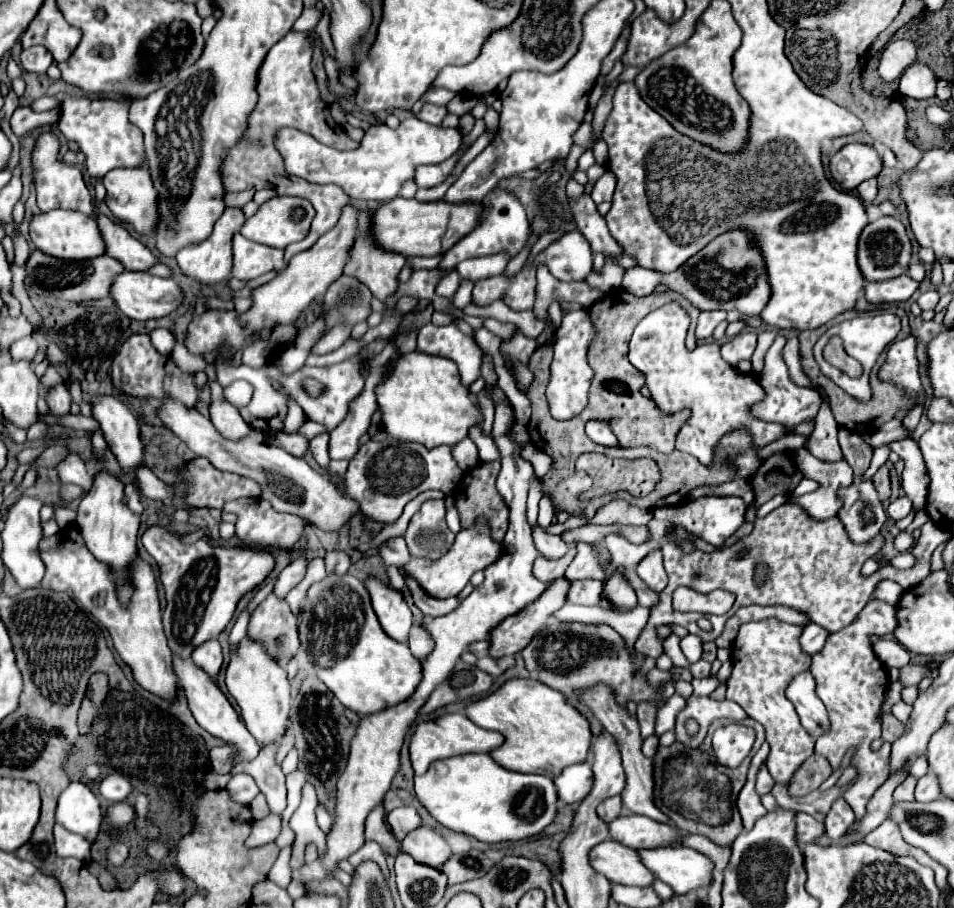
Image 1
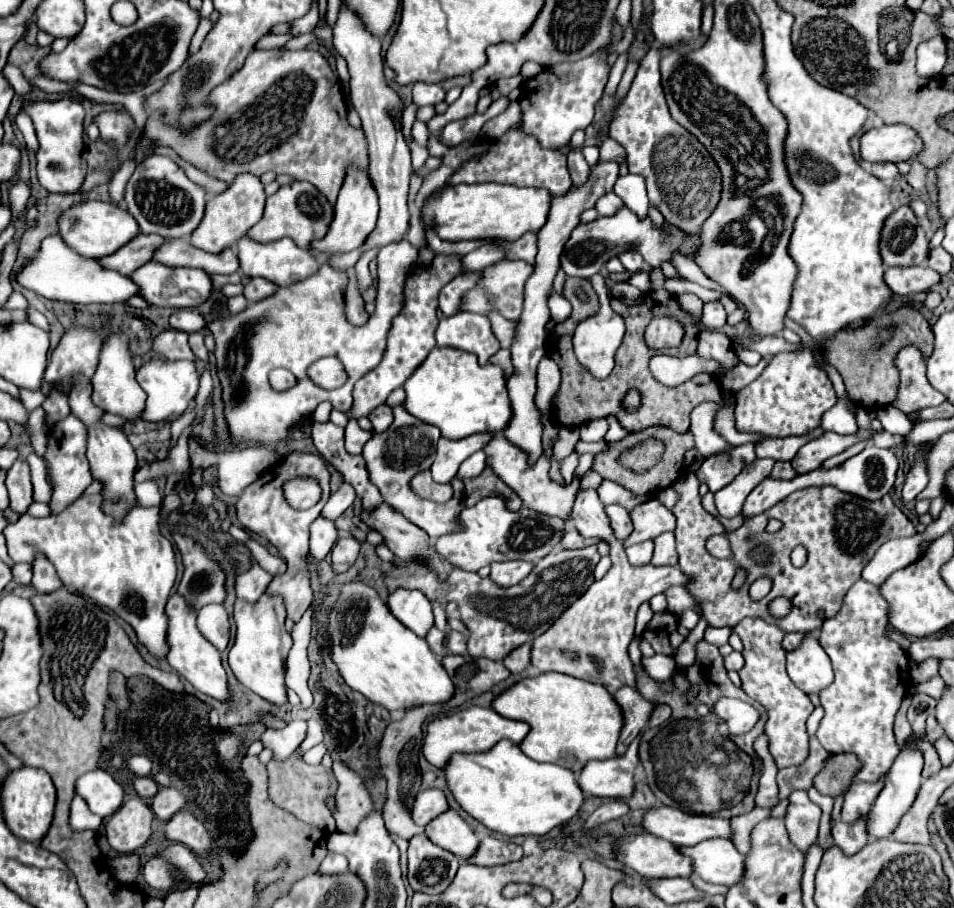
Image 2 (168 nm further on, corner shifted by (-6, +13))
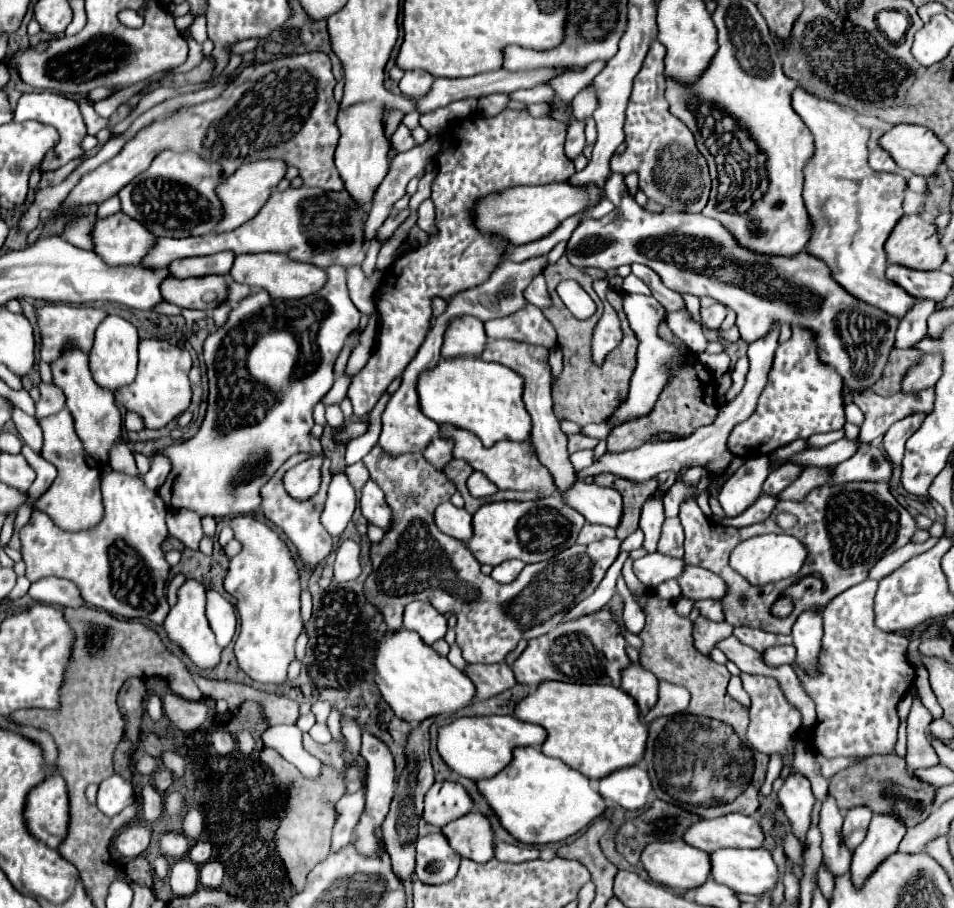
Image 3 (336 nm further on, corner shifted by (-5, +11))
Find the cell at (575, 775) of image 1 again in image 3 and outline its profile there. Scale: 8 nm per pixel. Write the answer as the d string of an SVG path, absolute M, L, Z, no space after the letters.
M642 765L618 769L598 781L598 793L604 801L612 801L624 809L640 809L646 805L652 783Z

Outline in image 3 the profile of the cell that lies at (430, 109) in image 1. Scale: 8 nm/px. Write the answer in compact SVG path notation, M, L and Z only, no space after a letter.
M418 69L406 71L406 75L400 81L400 91L410 99L418 99L430 91L432 83L434 83L434 77L426 71L418 71Z

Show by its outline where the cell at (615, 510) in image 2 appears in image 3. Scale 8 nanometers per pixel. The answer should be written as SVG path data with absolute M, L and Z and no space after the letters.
M576 483L562 495L570 507L574 507L586 521L616 529L622 521L622 497L610 487L596 483Z

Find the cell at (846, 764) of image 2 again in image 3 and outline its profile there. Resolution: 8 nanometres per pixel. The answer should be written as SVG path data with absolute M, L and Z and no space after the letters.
M870 755L842 769L830 779L828 795L836 799L842 811L850 807L866 805L874 813L898 815L900 819L904 819L908 827L914 827L918 821L930 815L932 799L934 799L934 791L926 783L920 783L918 779L910 777L904 759L898 755Z

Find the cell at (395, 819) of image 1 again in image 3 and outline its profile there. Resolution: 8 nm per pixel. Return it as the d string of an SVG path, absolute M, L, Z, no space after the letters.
M436 781L424 797L424 817L426 823L442 827L462 815L472 811L472 801L460 783Z

